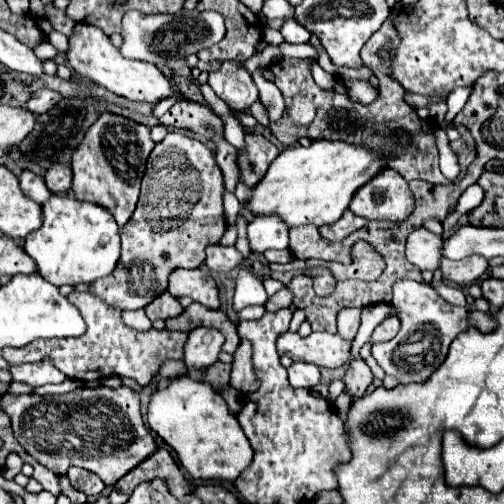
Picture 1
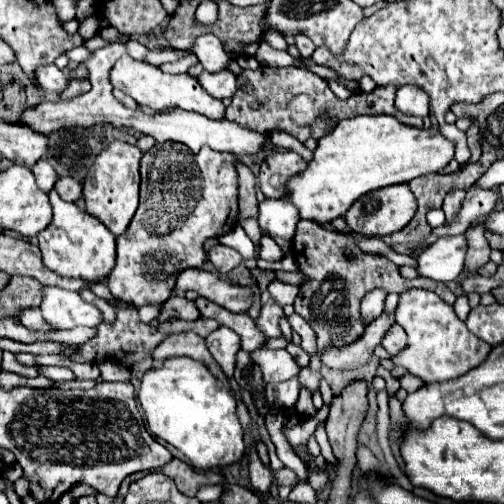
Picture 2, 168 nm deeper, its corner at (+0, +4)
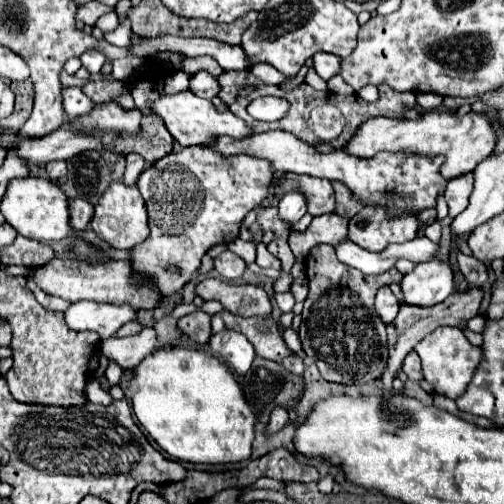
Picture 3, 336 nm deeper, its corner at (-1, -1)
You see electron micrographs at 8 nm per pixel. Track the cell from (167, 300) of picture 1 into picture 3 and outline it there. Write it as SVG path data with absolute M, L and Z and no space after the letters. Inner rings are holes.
M205 311L189 313L189 315L185 315L185 317L181 317L177 321L177 327L191 341L195 341L199 345L205 345L209 341L209 337L211 337L211 315L207 315Z

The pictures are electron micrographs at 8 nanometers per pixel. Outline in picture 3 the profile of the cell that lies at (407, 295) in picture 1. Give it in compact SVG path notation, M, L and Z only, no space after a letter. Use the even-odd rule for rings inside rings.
M437 327L433 333L425 335L415 345L415 351L421 357L425 381L429 381L433 385L435 393L445 395L449 399L457 399L459 395L465 393L467 385L473 379L477 365L481 363L481 355L483 355L481 347L471 345L469 339L463 335L463 331L457 327Z

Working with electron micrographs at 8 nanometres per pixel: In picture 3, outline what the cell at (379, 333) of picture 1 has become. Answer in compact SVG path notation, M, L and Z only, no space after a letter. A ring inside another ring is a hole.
M411 351L405 359L403 359L403 371L411 381L421 381L421 361L417 357L415 351Z

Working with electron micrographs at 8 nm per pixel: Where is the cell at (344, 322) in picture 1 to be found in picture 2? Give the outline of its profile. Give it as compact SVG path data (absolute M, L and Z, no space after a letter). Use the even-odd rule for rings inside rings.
M372 290L364 296L364 300L362 300L362 318L364 318L366 324L376 320L384 312L386 294L388 292L384 292L384 290Z

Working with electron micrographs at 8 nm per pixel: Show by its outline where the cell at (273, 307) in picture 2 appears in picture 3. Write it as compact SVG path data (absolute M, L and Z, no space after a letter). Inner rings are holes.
M275 293L275 301L277 301L281 313L289 313L295 305L295 299L291 293Z

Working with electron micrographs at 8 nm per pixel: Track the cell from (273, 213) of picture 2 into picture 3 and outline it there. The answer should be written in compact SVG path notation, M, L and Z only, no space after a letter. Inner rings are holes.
M285 193L285 197L279 201L279 217L289 225L295 225L305 213L307 213L307 205L301 193Z

